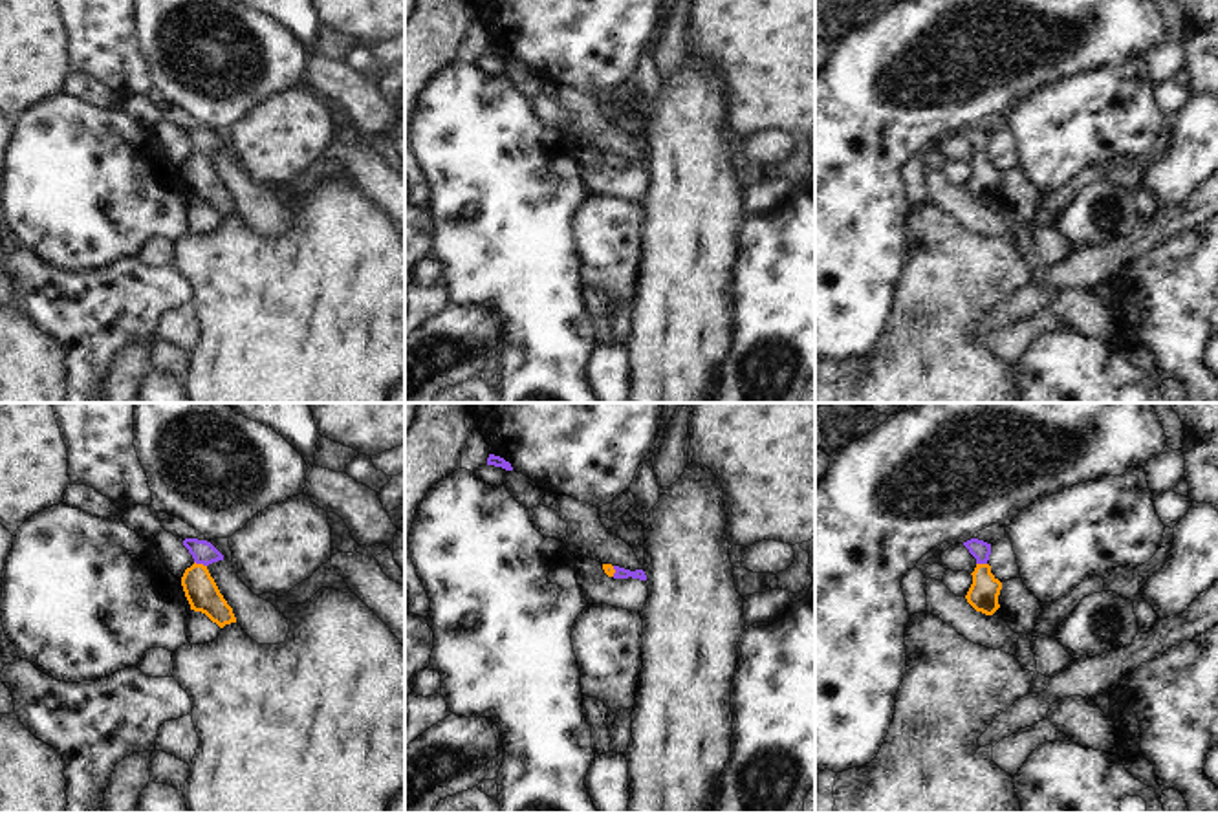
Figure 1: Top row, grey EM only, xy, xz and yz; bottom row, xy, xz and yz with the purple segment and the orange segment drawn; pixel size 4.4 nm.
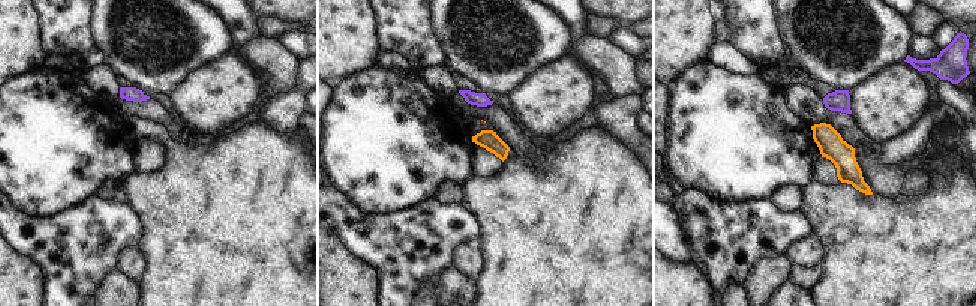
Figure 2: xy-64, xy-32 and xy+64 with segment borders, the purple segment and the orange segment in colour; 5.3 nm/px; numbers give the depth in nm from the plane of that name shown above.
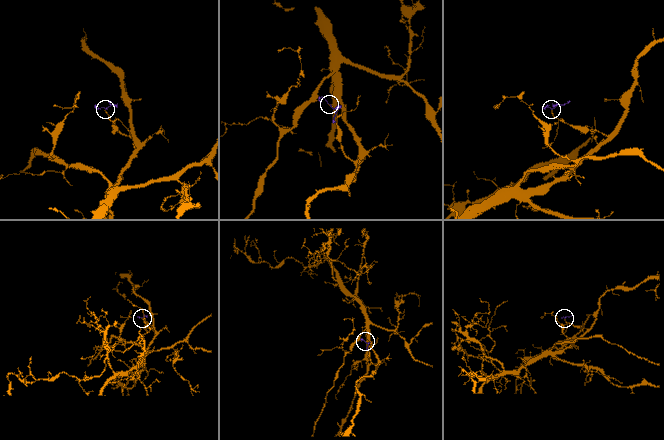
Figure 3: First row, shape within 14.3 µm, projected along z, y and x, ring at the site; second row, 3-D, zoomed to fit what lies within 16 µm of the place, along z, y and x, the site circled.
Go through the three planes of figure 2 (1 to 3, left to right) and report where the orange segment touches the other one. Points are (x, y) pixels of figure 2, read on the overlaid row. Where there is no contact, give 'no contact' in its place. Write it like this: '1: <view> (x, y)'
1: no contact
2: no contact
3: no contact

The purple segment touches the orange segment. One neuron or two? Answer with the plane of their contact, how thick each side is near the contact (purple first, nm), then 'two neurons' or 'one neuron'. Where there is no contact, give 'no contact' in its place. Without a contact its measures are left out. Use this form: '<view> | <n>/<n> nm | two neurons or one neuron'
xy | 100/140 nm | one neuron

